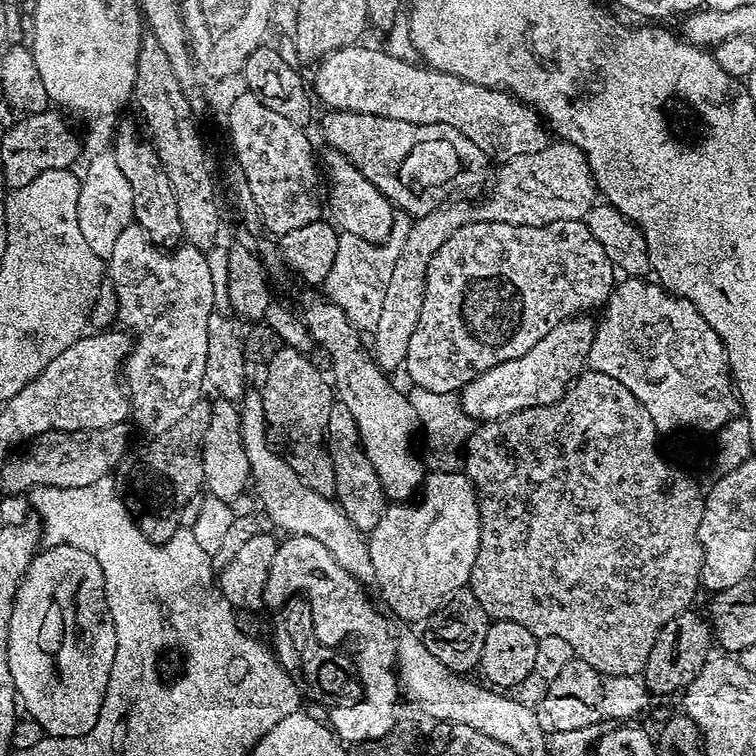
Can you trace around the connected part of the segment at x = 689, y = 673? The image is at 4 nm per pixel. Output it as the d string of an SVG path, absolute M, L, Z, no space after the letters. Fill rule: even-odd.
M692 610L685 612L660 631L660 637L657 638L642 673L644 686L653 697L668 696L671 692L683 693L694 682L694 678L698 678L698 674L708 665L713 655L714 633L711 623L694 613Z

